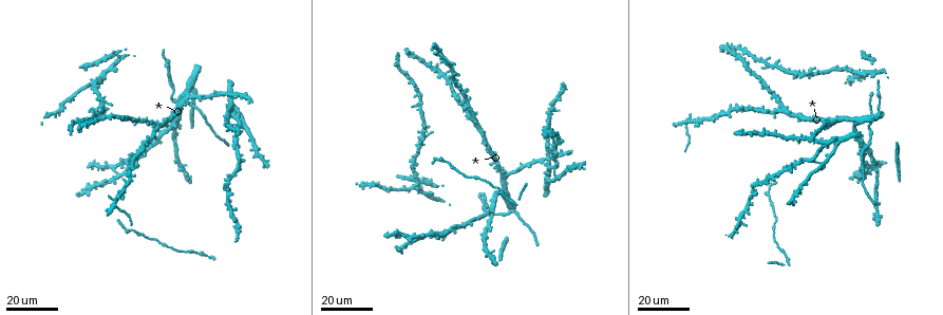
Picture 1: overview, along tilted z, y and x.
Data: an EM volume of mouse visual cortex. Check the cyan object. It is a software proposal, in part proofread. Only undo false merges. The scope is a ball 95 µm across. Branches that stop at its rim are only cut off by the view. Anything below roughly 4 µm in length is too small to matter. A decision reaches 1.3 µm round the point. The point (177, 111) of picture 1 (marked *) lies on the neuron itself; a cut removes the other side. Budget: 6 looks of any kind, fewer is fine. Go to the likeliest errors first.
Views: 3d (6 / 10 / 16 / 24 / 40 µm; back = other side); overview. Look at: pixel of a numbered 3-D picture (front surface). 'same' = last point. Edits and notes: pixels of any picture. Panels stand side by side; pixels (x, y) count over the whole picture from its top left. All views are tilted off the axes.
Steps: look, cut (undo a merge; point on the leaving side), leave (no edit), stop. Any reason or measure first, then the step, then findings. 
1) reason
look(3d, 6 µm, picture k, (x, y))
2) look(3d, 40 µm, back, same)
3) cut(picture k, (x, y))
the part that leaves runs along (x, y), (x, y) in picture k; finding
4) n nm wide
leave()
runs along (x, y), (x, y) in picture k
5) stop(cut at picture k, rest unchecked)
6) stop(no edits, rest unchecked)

look(3d, 16 µm, picture 1, (739, 222))

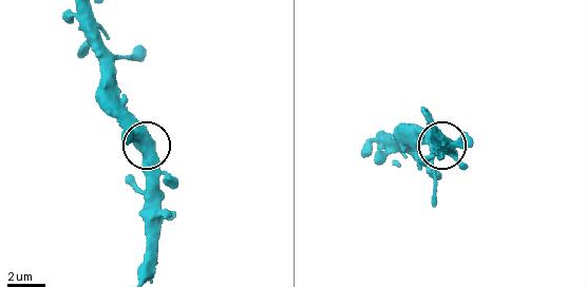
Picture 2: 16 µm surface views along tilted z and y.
zoom in
look(3d, 10 µm, same)

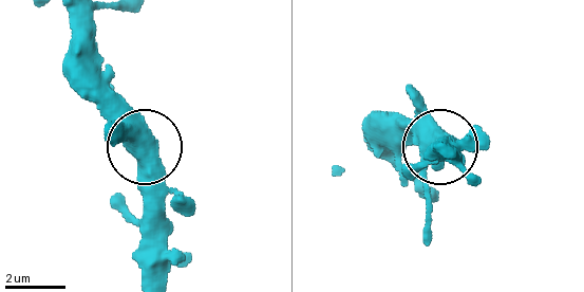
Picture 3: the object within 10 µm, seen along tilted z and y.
leave()
all the same neuron

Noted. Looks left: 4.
look(3d, 24 µm, picture 1, (688, 124))

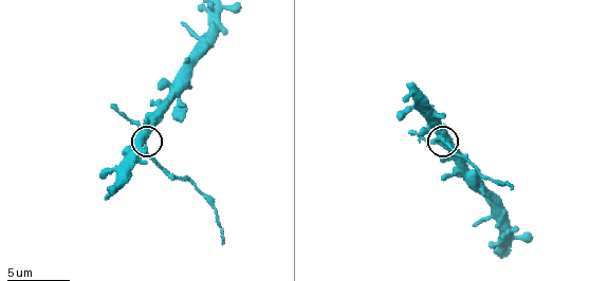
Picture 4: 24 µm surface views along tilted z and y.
zoom in
look(3d, 6 µm, same)

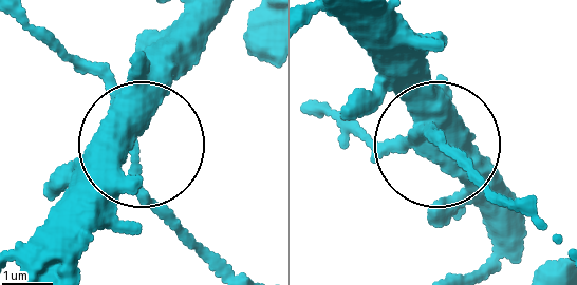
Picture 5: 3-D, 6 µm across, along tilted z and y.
380 nm wide
cut(picture 5, (430, 135))
two neurons meet here

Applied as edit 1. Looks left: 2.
stop(cut at picture 5, rest unchecked)

